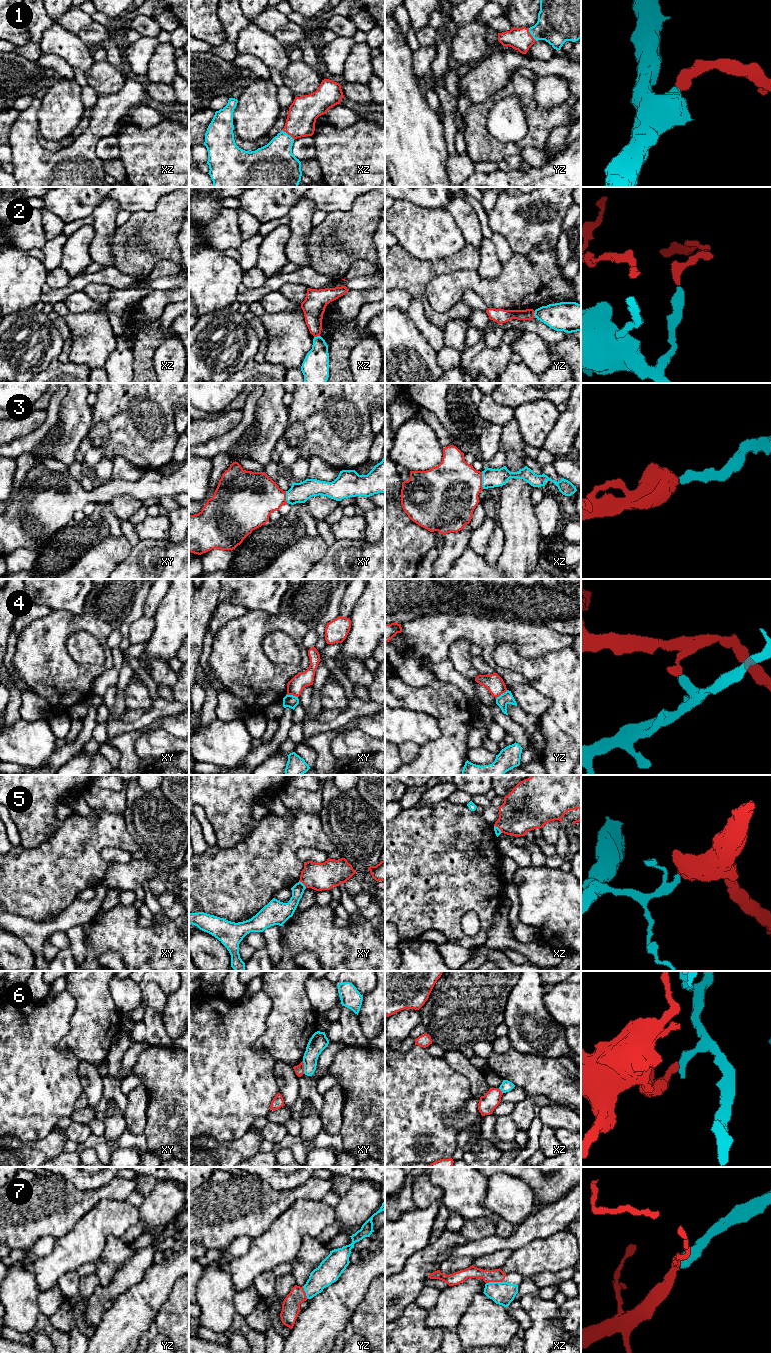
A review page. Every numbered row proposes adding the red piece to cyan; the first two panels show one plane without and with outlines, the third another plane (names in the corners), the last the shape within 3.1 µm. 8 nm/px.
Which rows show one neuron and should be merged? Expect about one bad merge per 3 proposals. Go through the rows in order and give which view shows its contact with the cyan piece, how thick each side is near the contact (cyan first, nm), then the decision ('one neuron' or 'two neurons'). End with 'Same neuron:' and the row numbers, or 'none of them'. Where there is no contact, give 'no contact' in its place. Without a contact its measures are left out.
1: meets cyan in yz; 340 nm thick on the cyan side, 180 nm on the other; one neuron
2: meets cyan in yz; 240 nm thick on the cyan side, 110 nm on the other; two neurons
3: meets cyan in xz; 150 nm thick on the cyan side, 440 nm on the other; one neuron
4: meets cyan in xy; 100 nm thick on the cyan side, 140 nm on the other; two neurons
5: meets cyan in xy; 130 nm thick on the cyan side, 220 nm on the other; two neurons
6: meets cyan in xy; 150 nm thick on the cyan side, 80 nm on the other; two neurons
7: meets cyan in xz; 190 nm thick on the cyan side, 110 nm on the other; one neuron
Same neuron: 1, 3, 7

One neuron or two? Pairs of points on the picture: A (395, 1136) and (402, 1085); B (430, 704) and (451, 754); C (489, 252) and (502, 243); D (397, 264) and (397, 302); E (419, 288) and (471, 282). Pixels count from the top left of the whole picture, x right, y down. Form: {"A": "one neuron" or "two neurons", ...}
{"A": "one neuron", "B": "one neuron", "C": "two neurons", "D": "two neurons", "E": "two neurons"}

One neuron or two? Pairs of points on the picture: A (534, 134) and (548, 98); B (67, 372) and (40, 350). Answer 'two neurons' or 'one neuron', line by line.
A: two neurons
B: two neurons

